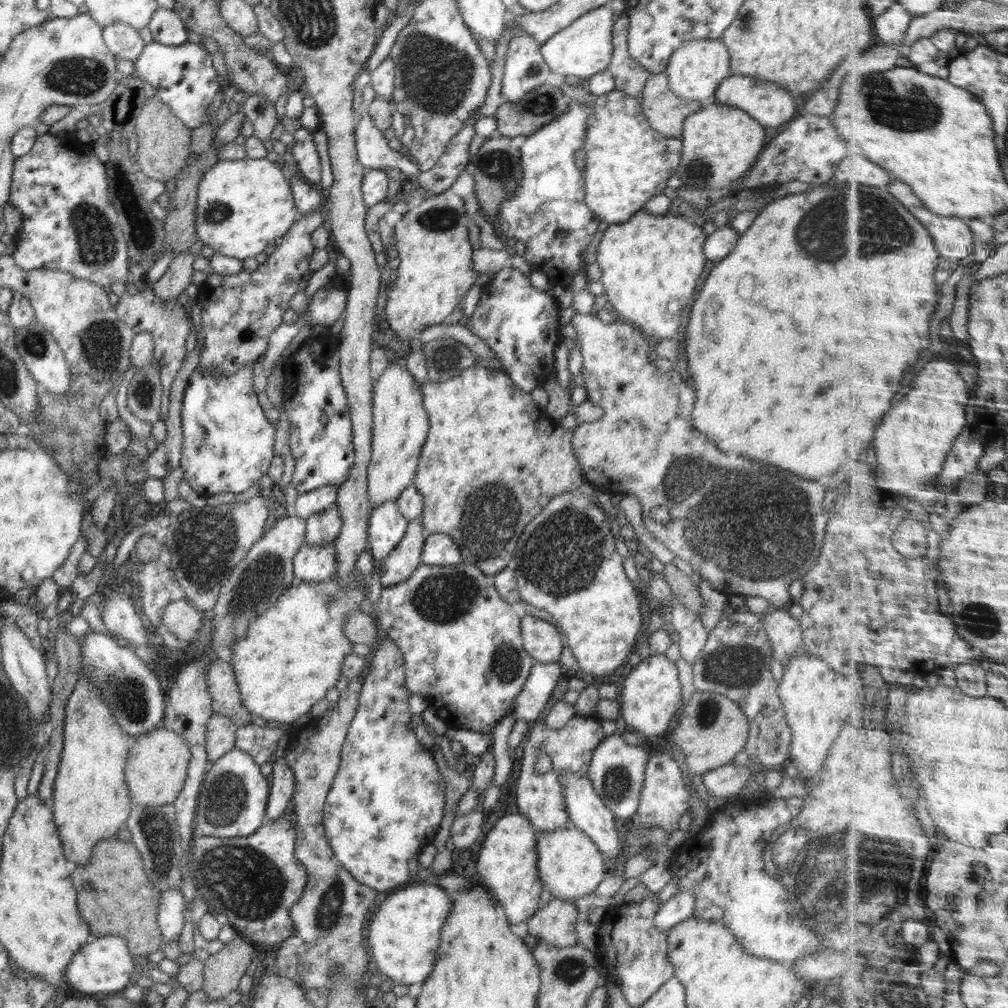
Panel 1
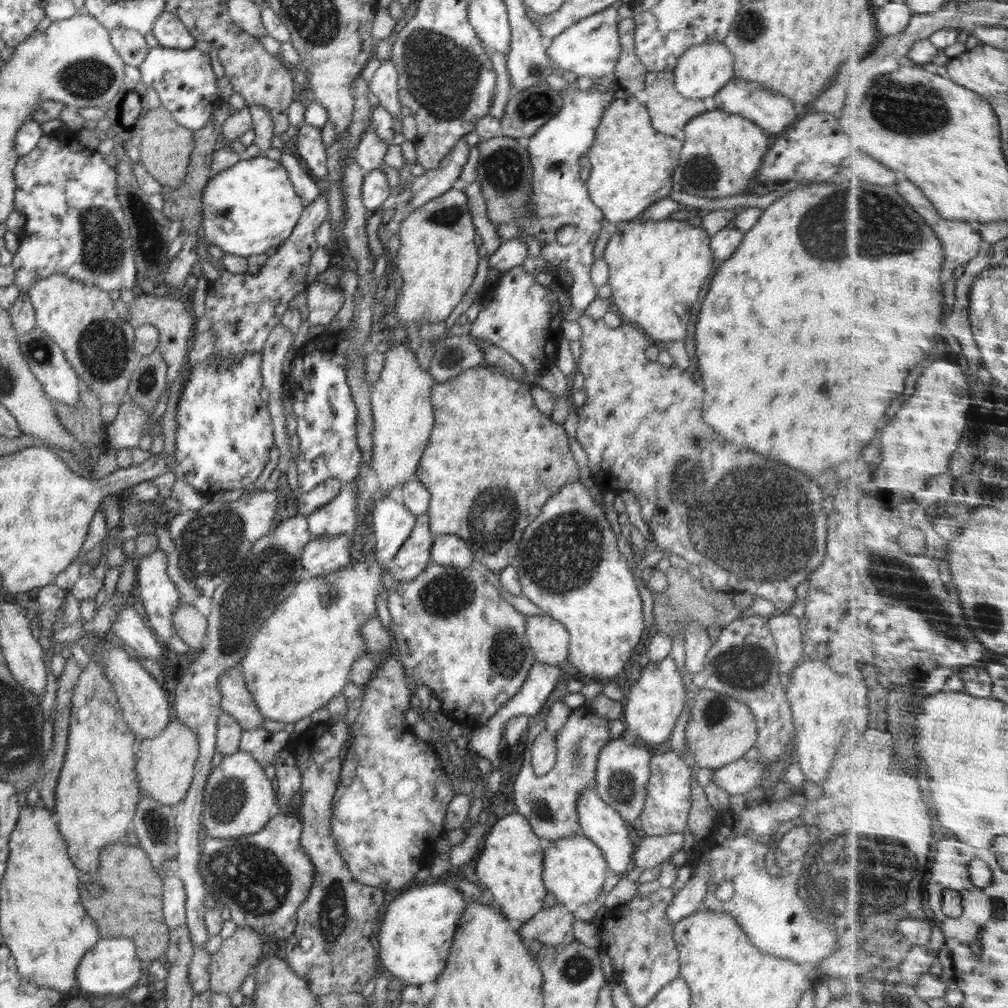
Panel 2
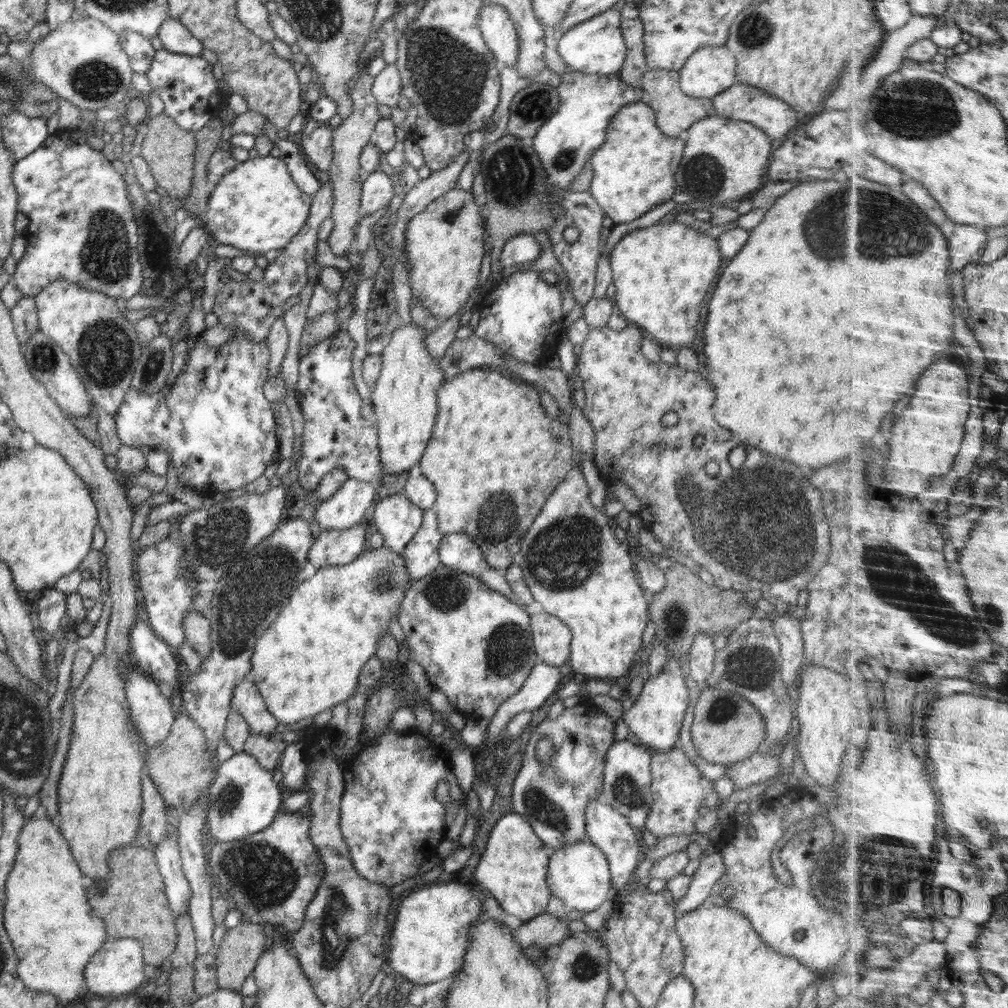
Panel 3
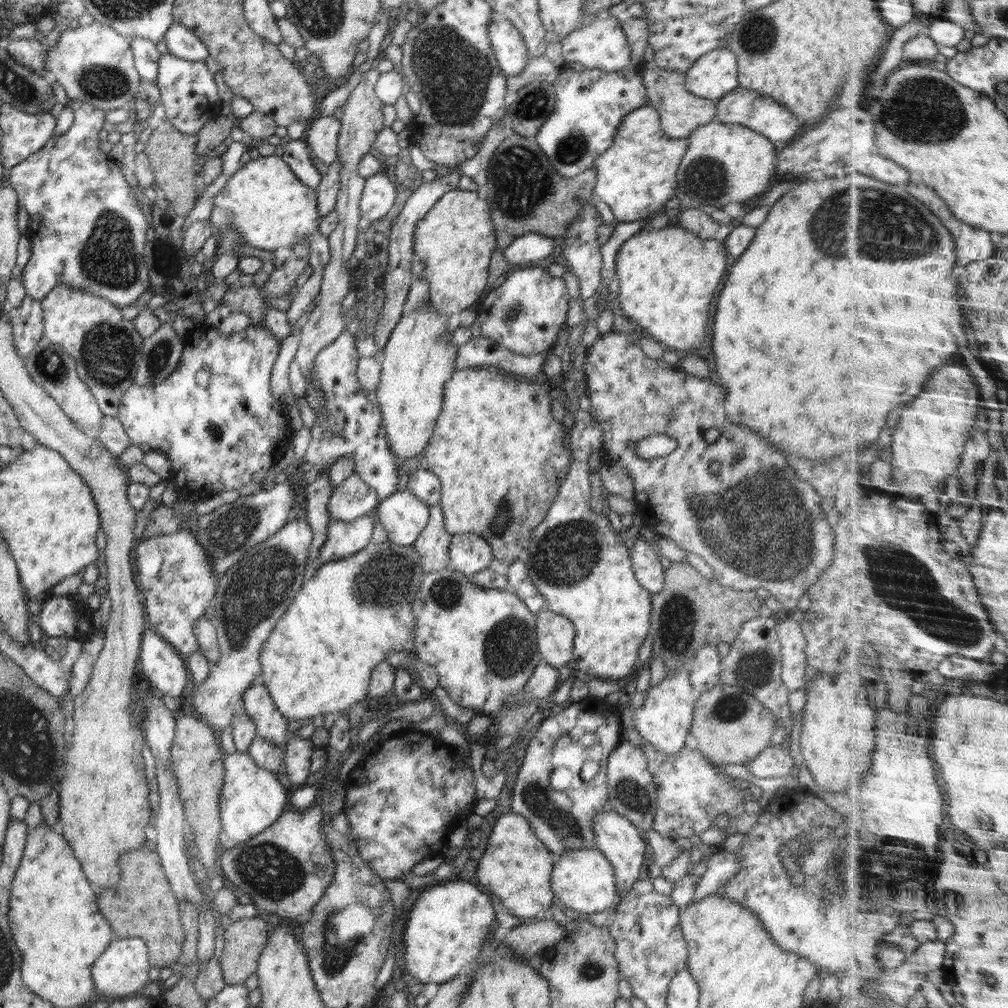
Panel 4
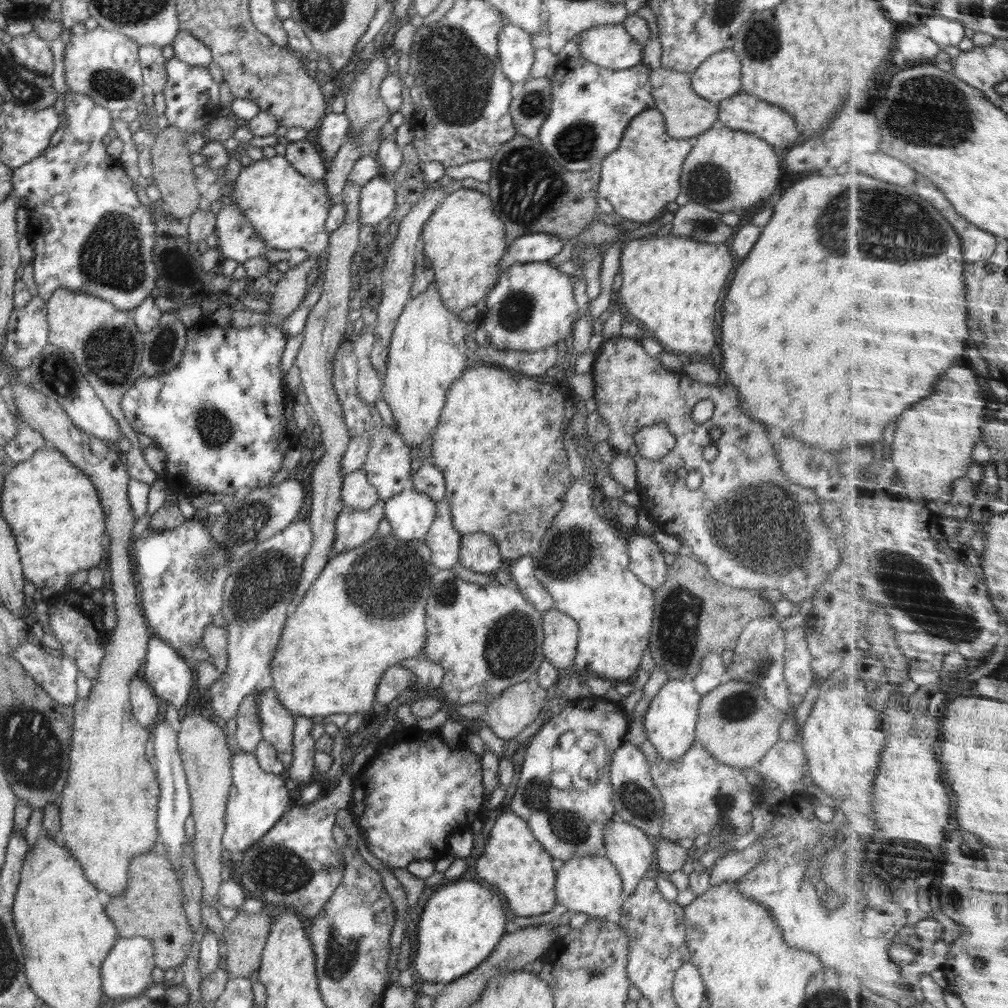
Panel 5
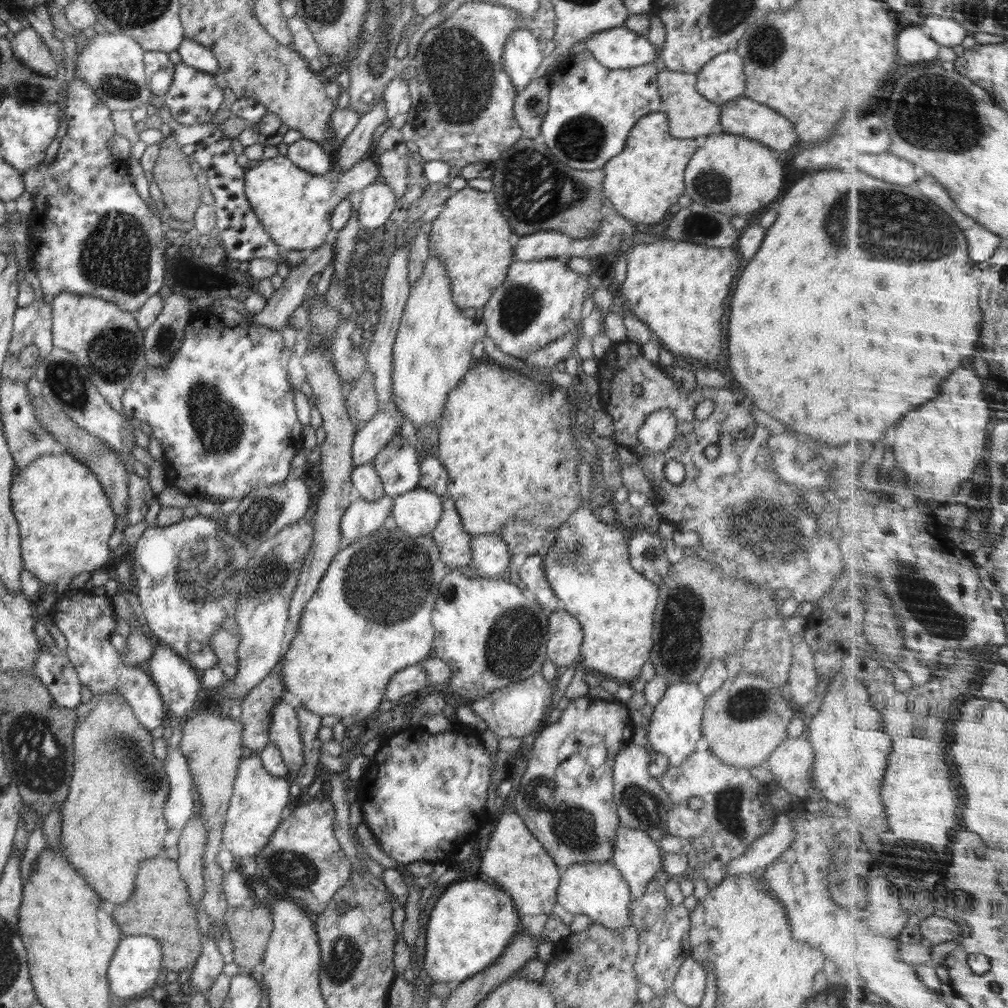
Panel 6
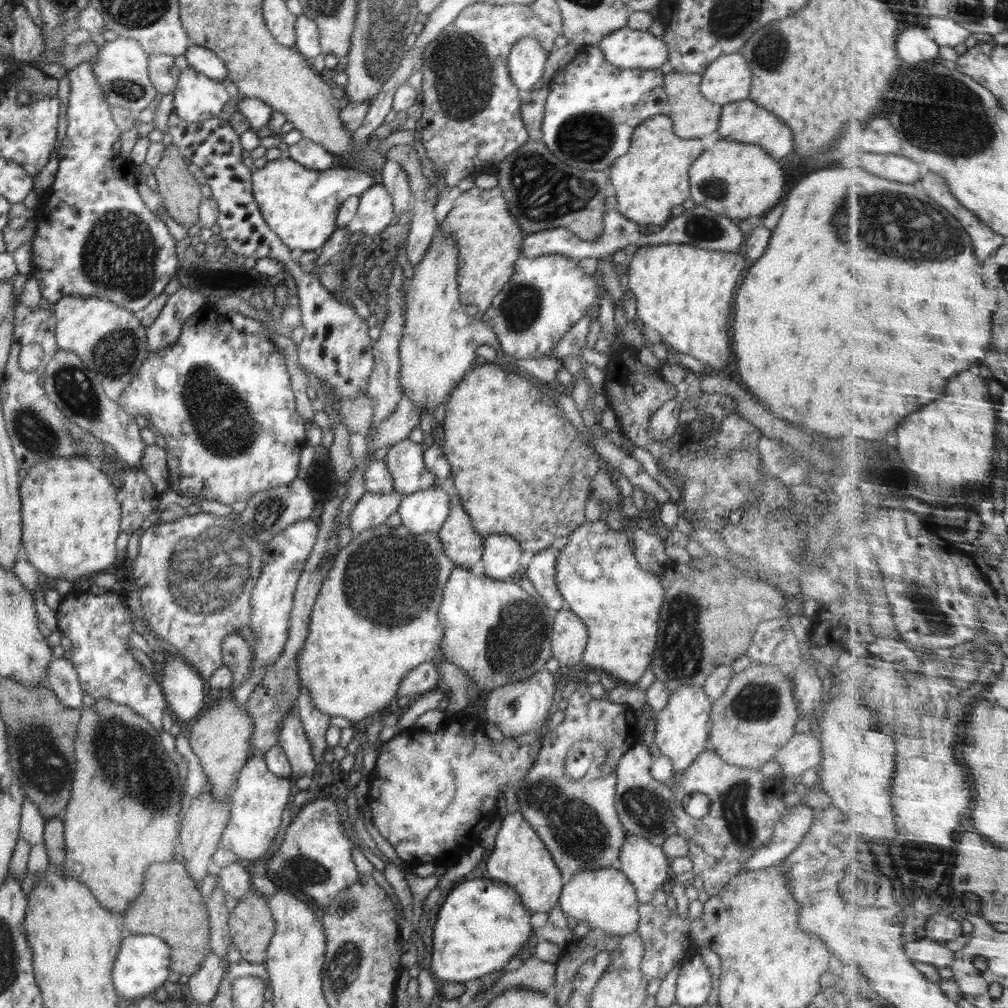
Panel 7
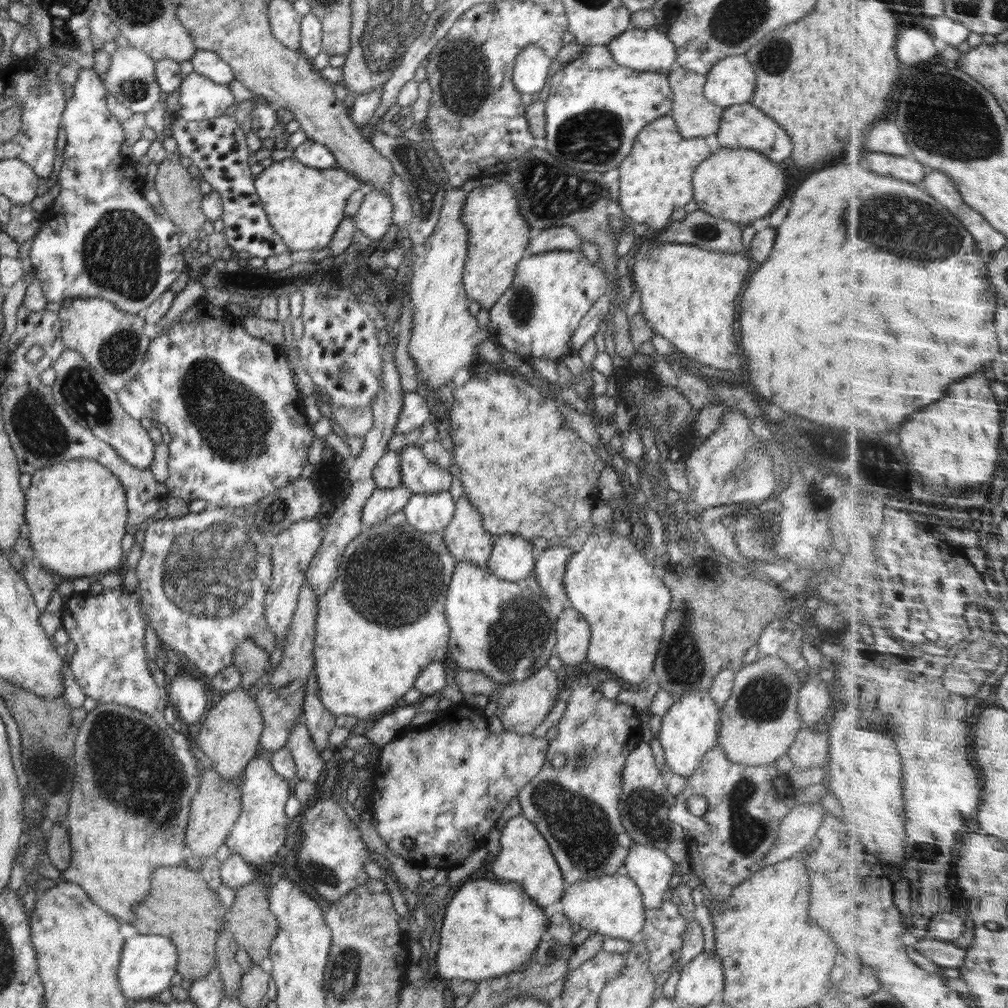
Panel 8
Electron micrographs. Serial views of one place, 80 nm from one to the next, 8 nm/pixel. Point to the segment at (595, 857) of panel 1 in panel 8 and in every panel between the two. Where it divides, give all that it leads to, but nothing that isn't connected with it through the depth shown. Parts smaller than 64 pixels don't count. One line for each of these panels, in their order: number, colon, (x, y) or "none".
2: (574, 869)
3: (578, 874)
4: (583, 880)
5: (590, 884)
6: (596, 889)
7: (604, 898)
8: (611, 905)

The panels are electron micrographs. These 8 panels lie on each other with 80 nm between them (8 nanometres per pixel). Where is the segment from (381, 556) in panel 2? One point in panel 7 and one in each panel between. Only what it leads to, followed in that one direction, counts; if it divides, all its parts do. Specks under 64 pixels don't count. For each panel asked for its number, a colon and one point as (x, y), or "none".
3: (396, 518)
4: (403, 515)
5: (410, 513)
6: (417, 512)
7: (425, 511)

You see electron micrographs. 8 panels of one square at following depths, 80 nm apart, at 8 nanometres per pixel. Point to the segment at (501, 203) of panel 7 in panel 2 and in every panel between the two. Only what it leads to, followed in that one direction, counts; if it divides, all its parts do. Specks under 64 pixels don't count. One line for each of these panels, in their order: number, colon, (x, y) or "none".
2: (437, 260)
3: (444, 244)
4: (454, 241)
5: (463, 239)
6: (475, 242)

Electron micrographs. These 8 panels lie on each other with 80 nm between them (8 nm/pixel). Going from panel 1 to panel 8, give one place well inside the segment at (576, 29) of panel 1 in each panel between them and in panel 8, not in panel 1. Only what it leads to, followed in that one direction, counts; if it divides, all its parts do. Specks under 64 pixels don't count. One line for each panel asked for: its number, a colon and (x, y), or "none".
2: (591, 47)
3: (596, 46)
4: (600, 44)
5: (609, 46)
6: (616, 48)
7: (625, 48)
8: (650, 50)

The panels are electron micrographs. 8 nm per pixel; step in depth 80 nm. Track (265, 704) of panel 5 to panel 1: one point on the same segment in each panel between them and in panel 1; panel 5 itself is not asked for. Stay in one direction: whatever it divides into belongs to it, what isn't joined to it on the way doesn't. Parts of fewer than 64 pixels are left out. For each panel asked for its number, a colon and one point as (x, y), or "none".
1: (225, 695)
2: (236, 700)
3: (246, 700)
4: (270, 724)

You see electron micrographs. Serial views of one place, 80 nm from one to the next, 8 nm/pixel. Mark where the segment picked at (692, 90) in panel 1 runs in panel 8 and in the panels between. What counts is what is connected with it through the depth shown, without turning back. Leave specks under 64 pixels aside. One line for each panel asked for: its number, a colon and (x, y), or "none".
2: (702, 71)
3: (711, 70)
4: (712, 76)
5: (720, 76)
6: (722, 79)
7: (728, 79)
8: (732, 81)

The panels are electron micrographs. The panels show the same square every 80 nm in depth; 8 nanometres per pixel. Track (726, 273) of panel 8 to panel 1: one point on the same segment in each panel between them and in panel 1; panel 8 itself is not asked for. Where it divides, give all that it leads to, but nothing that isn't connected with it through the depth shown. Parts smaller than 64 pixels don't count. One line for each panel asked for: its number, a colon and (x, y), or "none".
1: (650, 264)
2: (657, 269)
3: (662, 273)
4: (667, 277)
5: (670, 285)
6: (679, 289)
7: (683, 292)

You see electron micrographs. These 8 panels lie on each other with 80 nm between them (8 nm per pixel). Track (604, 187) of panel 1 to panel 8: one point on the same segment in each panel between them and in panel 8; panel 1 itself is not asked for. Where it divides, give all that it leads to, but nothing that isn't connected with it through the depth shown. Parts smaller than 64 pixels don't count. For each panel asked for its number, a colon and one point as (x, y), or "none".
2: (632, 163)
3: (634, 169)
4: (636, 176)
5: (642, 175)
6: (642, 182)
7: (652, 177)
8: (656, 177)

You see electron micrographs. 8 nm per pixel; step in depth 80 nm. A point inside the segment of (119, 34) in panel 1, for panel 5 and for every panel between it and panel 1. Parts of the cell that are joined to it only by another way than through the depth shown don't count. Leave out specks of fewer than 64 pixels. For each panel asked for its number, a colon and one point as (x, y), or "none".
2: (129, 44)
3: (139, 49)
4: (146, 56)
5: (153, 64)

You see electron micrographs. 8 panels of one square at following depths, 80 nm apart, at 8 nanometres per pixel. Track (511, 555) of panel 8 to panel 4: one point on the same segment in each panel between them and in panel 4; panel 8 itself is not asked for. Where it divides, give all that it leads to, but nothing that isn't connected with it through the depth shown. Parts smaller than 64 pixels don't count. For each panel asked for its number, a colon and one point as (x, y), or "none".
4: (469, 553)
5: (479, 552)
6: (491, 556)
7: (501, 559)

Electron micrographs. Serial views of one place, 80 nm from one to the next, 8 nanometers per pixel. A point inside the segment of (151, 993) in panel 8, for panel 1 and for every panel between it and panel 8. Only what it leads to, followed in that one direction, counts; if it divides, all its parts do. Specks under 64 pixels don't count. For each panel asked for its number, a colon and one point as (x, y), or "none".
1: (105, 965)
2: (111, 966)
3: (117, 968)
4: (122, 968)
5: (126, 972)
6: (133, 971)
7: (141, 967)

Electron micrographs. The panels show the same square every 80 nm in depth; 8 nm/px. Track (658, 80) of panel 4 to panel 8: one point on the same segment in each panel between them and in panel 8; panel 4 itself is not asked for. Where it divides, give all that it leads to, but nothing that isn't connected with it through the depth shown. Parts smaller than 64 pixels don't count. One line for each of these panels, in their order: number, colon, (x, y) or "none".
5: (686, 114)
6: (690, 116)
7: (693, 116)
8: (694, 115)

